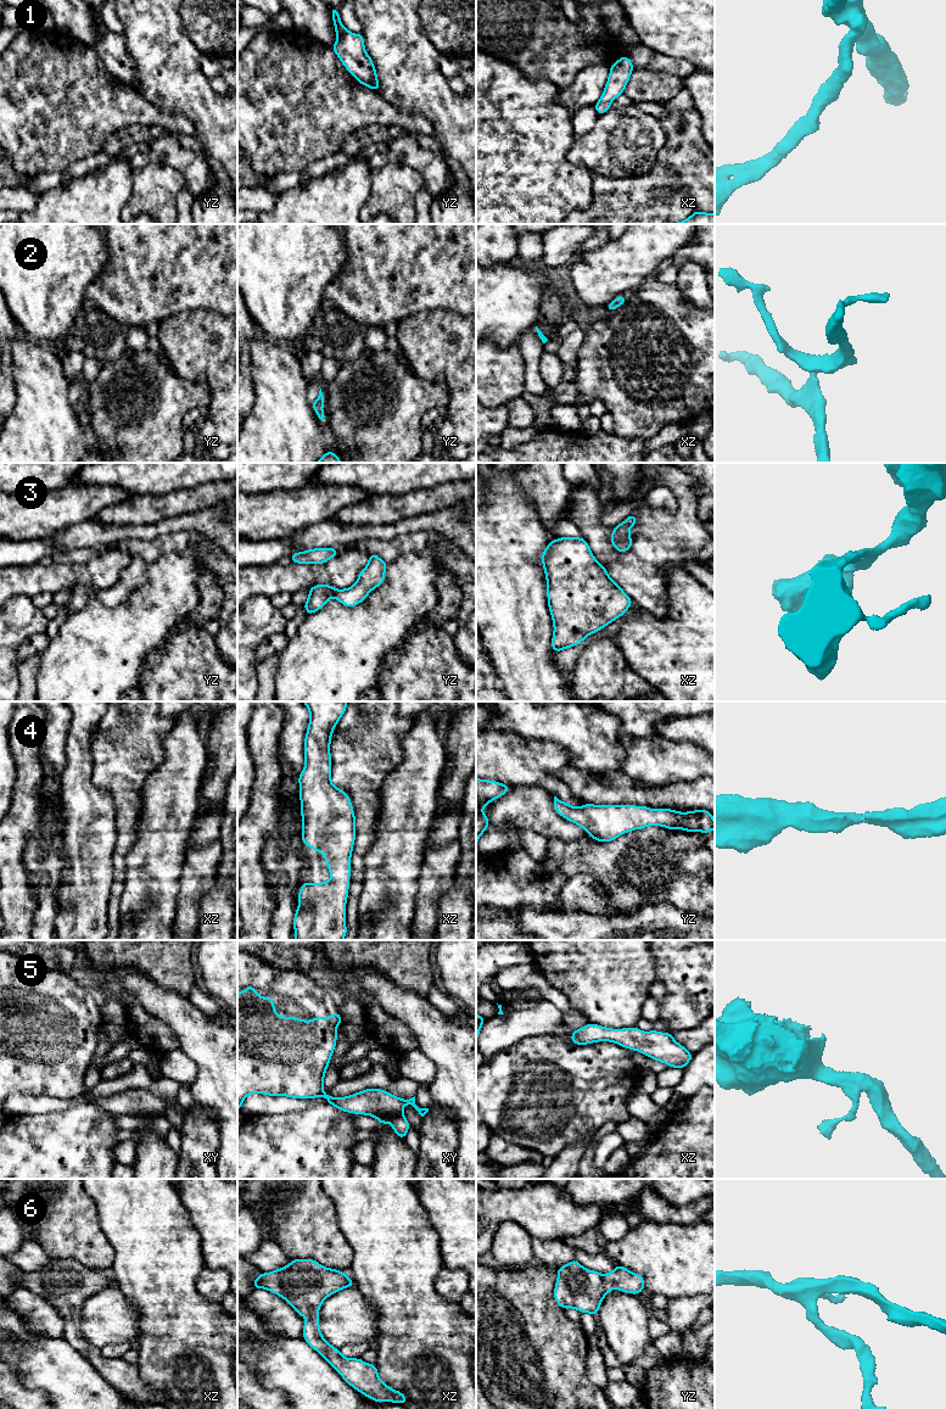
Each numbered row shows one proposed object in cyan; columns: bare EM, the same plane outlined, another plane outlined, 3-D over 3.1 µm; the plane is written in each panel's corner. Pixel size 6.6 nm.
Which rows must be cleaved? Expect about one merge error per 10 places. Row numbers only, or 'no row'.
no row

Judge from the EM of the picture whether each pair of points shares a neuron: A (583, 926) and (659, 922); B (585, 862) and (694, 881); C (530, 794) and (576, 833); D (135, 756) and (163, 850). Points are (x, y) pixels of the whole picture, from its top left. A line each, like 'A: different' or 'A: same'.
A: same
B: same
C: same
D: different

